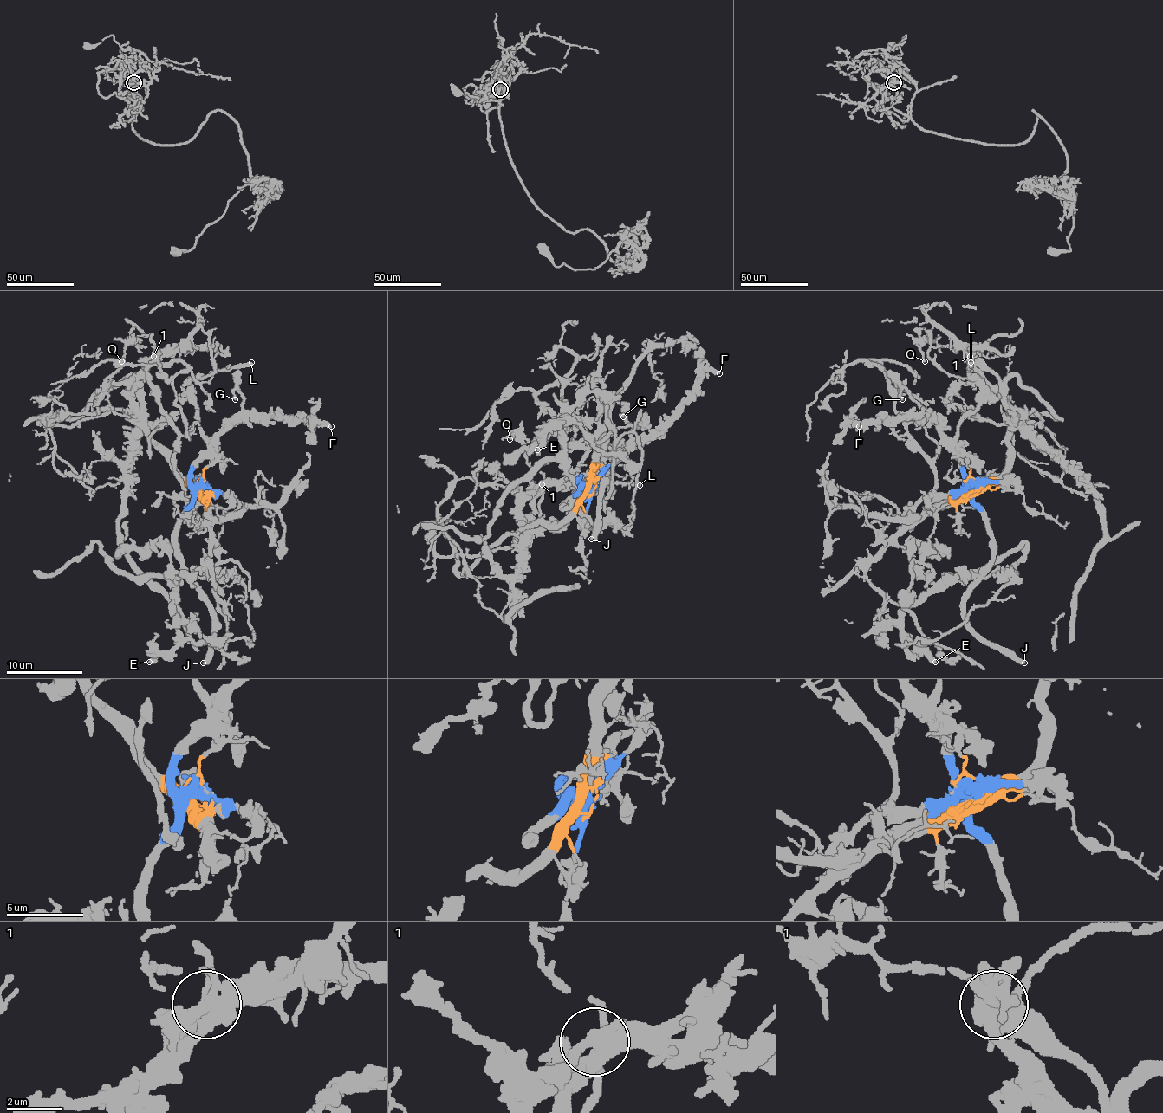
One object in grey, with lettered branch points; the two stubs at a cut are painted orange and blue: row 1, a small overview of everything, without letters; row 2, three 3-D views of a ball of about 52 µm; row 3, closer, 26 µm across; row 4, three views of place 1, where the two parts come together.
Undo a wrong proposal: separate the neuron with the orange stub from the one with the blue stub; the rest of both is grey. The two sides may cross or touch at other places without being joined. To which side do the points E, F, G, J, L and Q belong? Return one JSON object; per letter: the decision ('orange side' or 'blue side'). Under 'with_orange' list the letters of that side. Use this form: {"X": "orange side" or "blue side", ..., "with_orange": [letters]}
{"E": "orange side", "F": "blue side", "G": "blue side", "J": "blue side", "L": "blue side", "Q": "orange side", "with_orange": ["E", "Q"]}

